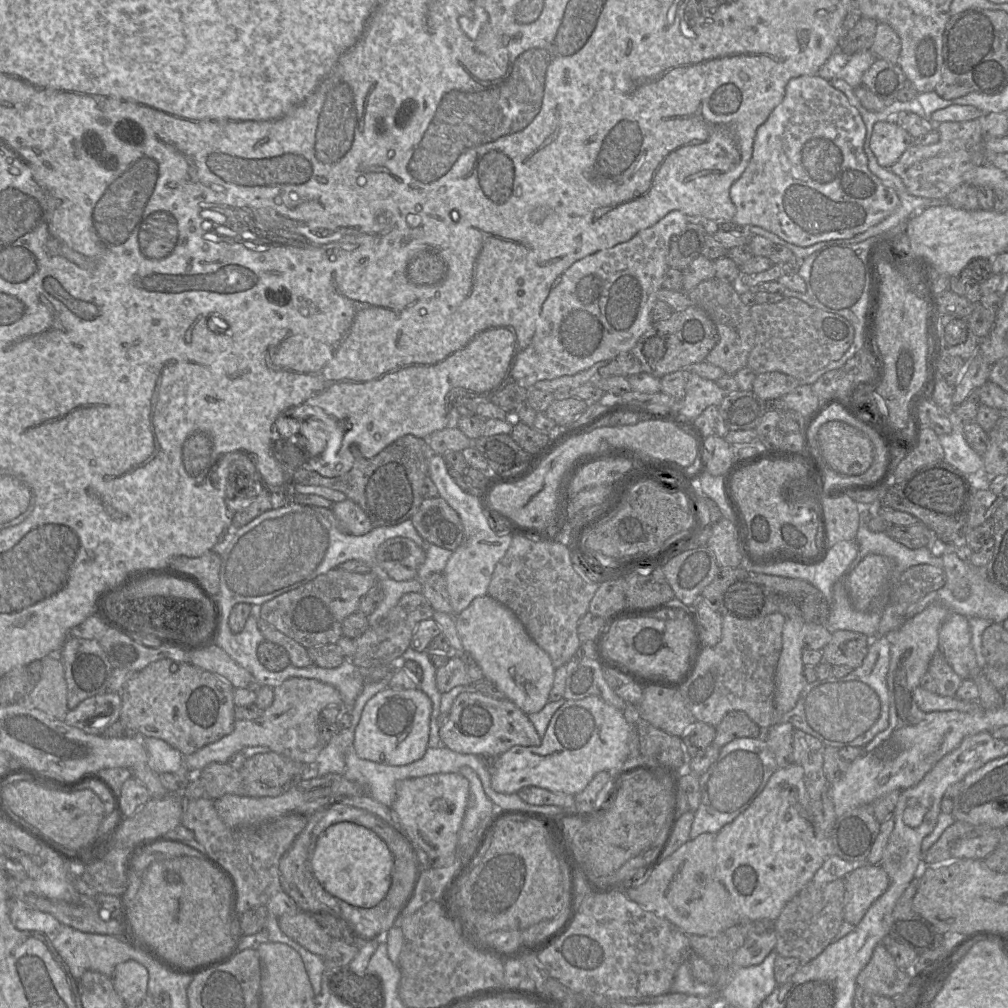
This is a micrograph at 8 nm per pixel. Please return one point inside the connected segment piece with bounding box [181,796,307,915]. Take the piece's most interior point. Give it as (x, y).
(251, 856)

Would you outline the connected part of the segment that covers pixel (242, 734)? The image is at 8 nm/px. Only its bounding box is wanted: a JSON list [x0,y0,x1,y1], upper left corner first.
[184,677,342,773]

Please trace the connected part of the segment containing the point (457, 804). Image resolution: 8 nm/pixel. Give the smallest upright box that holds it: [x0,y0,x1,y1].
[391,773,469,867]

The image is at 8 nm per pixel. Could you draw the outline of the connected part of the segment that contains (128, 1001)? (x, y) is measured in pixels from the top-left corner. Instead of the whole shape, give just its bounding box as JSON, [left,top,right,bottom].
[111,960,148,1006]

